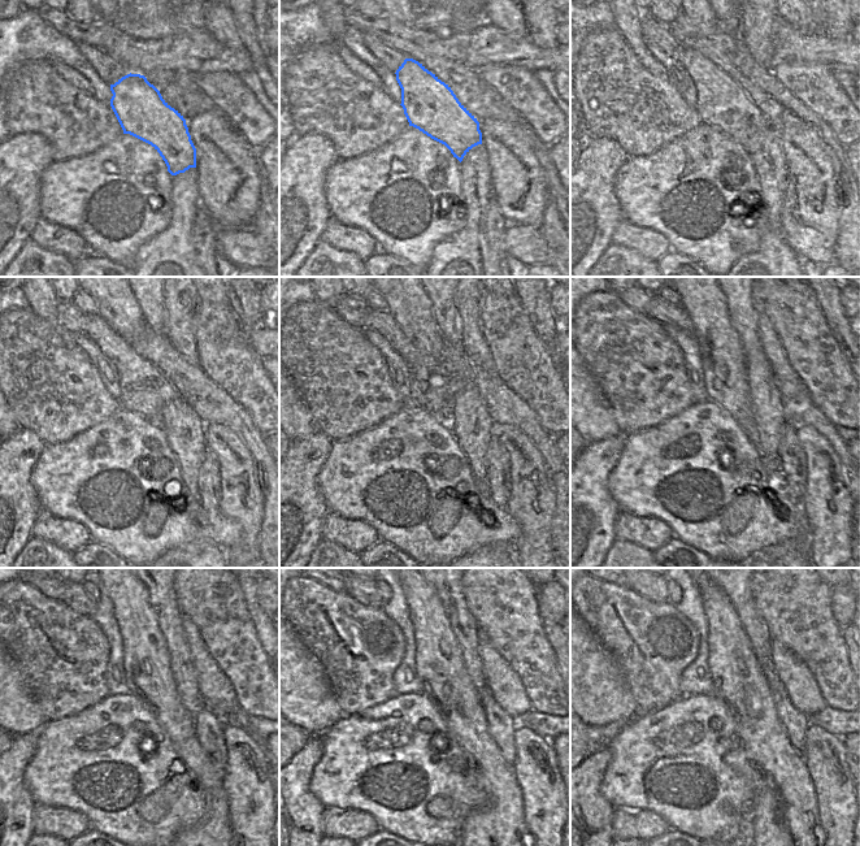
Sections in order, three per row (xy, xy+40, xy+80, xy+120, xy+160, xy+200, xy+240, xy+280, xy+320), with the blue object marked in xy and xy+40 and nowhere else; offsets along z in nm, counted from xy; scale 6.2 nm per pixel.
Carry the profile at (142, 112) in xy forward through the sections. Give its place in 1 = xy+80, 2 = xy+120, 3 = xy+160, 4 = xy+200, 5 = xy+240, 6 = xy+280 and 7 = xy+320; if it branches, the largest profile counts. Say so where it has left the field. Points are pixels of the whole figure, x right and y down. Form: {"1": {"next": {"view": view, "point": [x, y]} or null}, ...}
{"1": {"next": {"view": "xy+80", "point": [721, 103]}}, "2": {"next": {"view": "xy+120", "point": [144, 390]}}, "3": {"next": {"view": "xy+160", "point": [382, 322]}}, "4": {"next": {"view": "xy+200", "point": [665, 313]}}, "5": {"next": {"view": "xy+240", "point": [74, 595]}}, "6": {"next": {"view": "xy+280", "point": [365, 594]}}, "7": {"next": {"view": "xy+320", "point": [659, 594]}}}

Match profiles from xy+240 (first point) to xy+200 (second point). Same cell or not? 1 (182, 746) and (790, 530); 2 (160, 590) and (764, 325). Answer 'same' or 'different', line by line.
1: different
2: different

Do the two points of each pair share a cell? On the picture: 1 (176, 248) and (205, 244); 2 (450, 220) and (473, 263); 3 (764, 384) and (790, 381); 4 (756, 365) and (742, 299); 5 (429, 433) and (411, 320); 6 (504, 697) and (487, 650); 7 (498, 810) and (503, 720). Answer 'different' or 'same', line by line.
1: different
2: different
3: different
4: same
5: different
6: same
7: different

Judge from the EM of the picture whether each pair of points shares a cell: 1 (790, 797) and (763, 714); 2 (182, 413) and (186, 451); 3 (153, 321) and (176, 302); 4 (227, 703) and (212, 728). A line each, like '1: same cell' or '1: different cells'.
1: same cell
2: same cell
3: different cells
4: different cells

